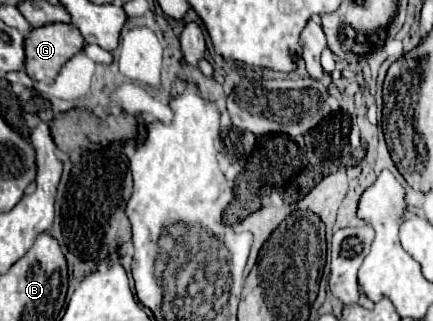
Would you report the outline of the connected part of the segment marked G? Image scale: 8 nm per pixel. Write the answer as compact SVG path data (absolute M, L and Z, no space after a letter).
M69 23L33 27L25 37L25 73L31 79L51 85L59 67L83 49L81 33Z

